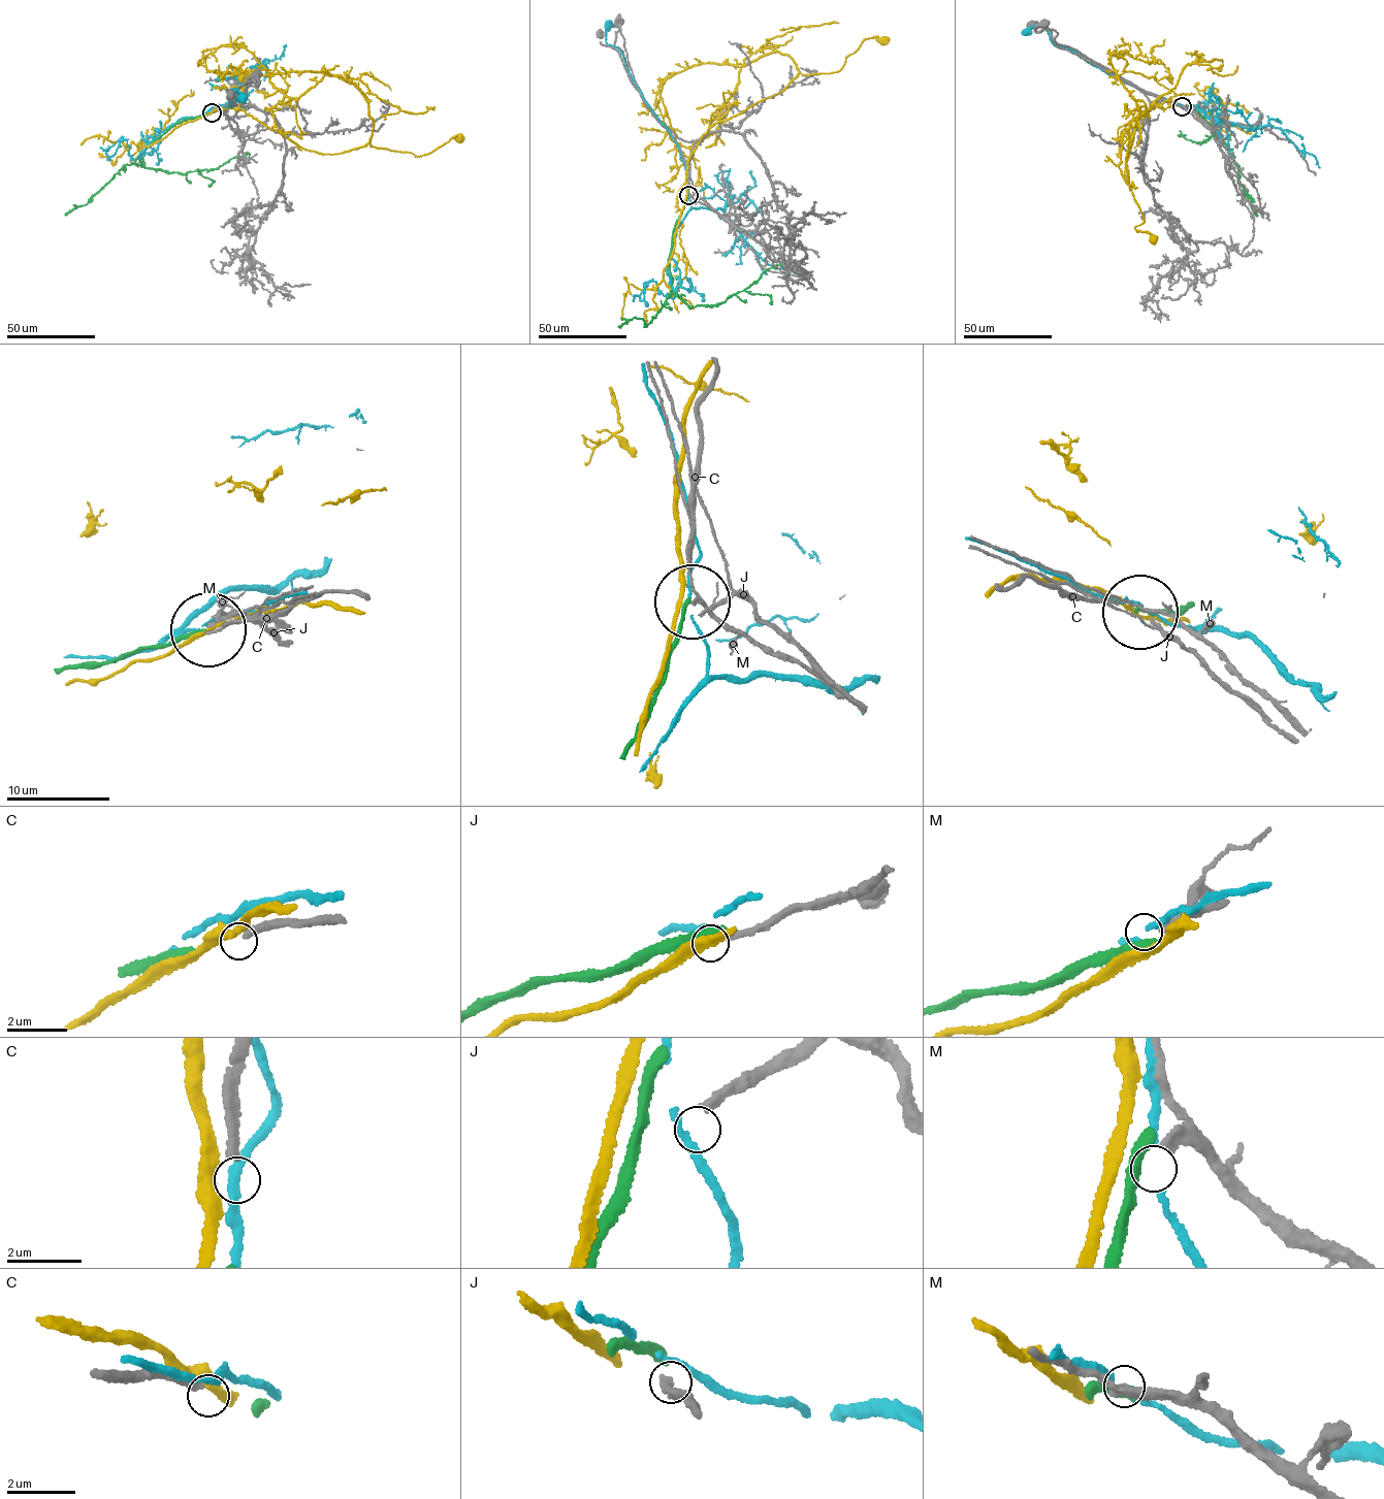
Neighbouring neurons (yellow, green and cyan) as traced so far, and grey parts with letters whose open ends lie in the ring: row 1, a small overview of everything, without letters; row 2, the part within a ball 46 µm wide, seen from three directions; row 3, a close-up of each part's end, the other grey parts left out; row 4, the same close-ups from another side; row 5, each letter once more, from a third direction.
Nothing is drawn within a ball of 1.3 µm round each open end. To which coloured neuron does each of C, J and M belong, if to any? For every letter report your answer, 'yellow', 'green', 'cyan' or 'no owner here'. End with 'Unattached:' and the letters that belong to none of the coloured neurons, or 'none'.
C: no owner here
J: no owner here
M: no owner here
Unattached: C, J, M

